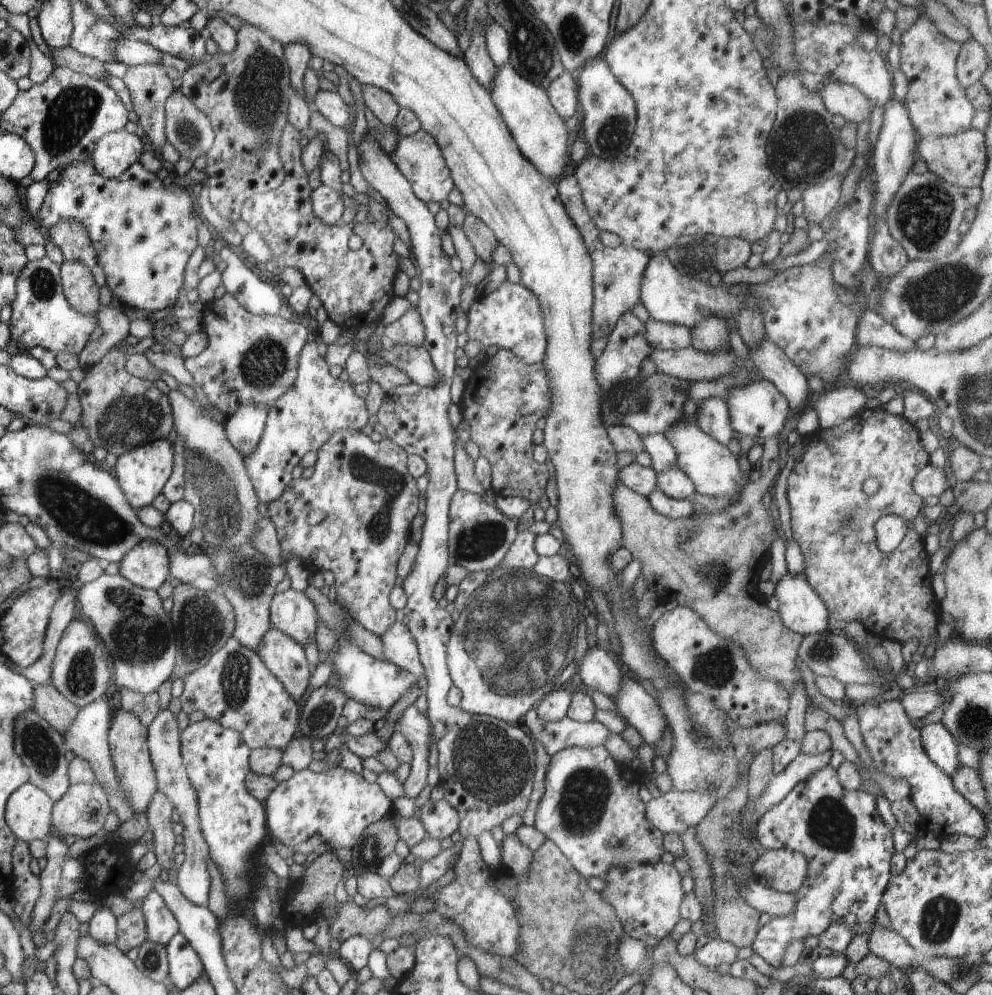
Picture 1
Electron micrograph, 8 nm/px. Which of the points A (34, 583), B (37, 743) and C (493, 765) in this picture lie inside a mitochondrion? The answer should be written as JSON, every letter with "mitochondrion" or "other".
{"A":"other","B":"mitochondrion","C":"mitochondrion"}

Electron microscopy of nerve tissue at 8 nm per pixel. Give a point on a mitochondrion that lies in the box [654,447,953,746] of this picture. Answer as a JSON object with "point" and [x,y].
{"point":[847,526]}

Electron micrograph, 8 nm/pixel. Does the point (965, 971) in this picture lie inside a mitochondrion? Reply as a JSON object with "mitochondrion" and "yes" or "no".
{"mitochondrion":"yes"}

